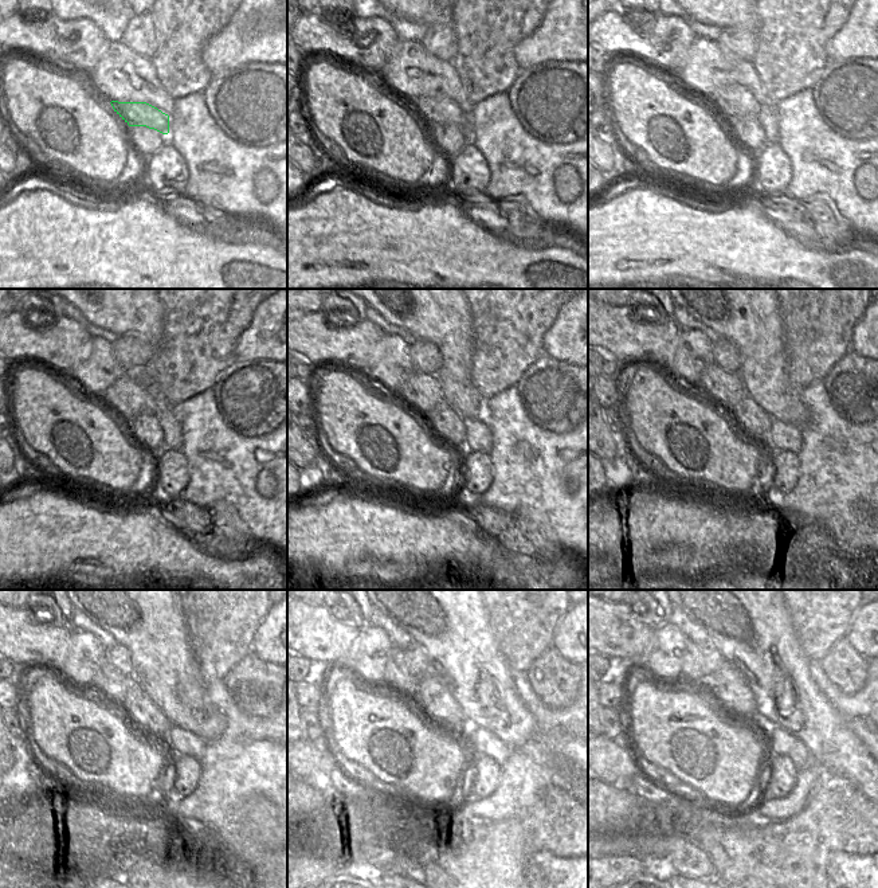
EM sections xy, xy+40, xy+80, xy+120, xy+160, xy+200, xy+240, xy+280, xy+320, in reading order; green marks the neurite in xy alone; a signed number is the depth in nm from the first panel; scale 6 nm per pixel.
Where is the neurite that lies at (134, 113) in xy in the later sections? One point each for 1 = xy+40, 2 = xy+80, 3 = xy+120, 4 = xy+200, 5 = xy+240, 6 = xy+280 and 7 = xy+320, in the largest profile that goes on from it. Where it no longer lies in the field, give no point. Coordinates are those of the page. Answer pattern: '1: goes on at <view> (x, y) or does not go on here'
1: goes on at xy+40 (432, 110)
2: goes on at xy+80 (733, 101)
3: goes on at xy+120 (126, 398)
4: goes on at xy+200 (725, 388)
5: goes on at xy+240 (110, 683)
6: goes on at xy+280 (396, 675)
7: goes on at xy+320 (693, 669)

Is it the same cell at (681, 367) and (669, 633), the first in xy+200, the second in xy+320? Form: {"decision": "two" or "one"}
{"decision": "one"}

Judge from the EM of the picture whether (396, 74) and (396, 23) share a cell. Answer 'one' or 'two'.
two

